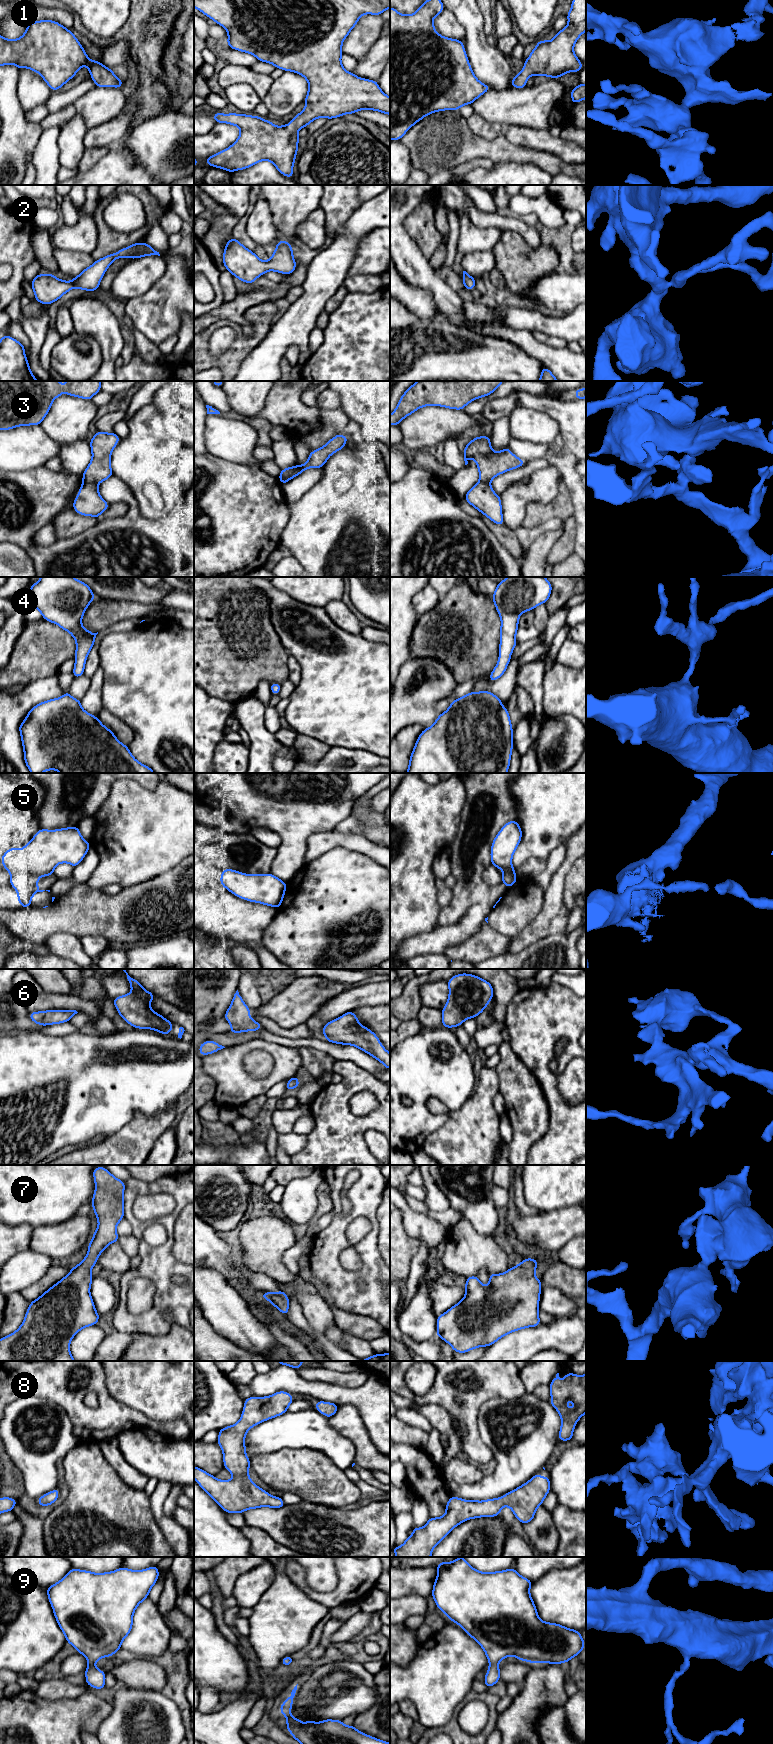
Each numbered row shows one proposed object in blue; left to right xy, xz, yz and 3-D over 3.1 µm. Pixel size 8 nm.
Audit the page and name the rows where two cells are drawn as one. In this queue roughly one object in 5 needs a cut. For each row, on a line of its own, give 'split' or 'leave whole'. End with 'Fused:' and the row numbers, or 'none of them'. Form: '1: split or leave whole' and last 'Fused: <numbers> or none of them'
1: leave whole
2: leave whole
3: leave whole
4: leave whole
5: leave whole
6: leave whole
7: leave whole
8: leave whole
9: leave whole
Fused: none of them

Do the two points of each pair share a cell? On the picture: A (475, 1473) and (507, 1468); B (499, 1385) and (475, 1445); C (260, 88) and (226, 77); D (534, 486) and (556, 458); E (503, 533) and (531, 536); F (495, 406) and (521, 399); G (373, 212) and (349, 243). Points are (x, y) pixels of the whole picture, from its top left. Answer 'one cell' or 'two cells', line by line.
A: two cells
B: one cell
C: one cell
D: two cells
E: two cells
F: one cell
G: one cell

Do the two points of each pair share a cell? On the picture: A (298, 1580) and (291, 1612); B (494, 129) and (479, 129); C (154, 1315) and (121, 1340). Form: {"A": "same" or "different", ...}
{"A": "different", "B": "same", "C": "different"}

